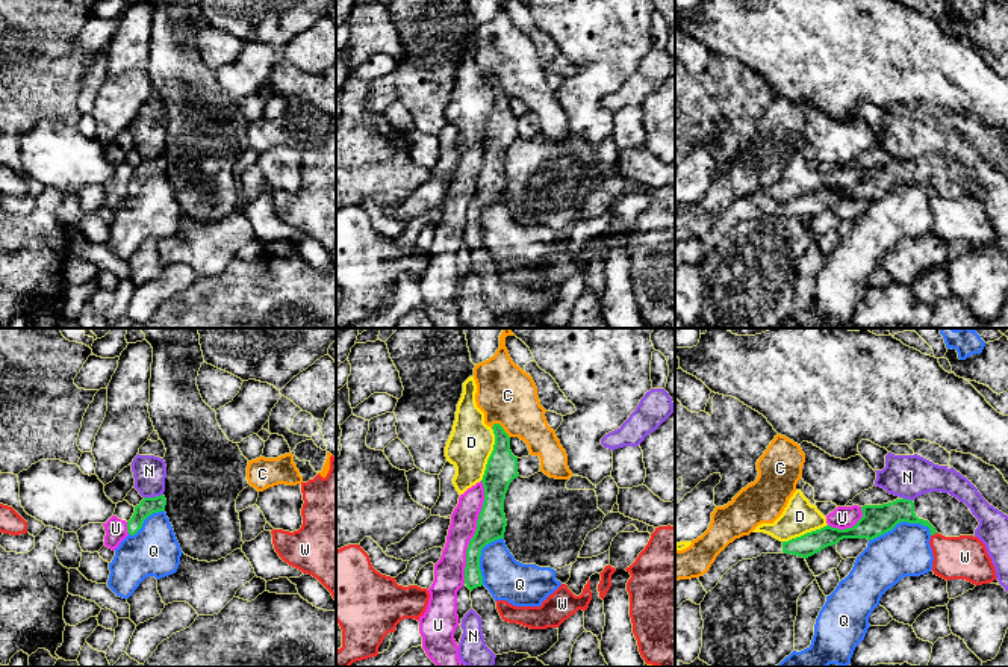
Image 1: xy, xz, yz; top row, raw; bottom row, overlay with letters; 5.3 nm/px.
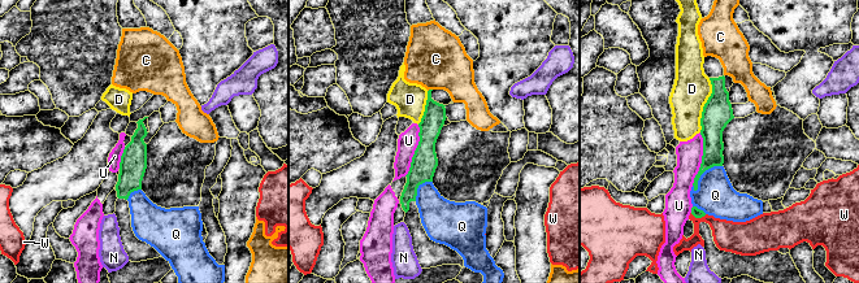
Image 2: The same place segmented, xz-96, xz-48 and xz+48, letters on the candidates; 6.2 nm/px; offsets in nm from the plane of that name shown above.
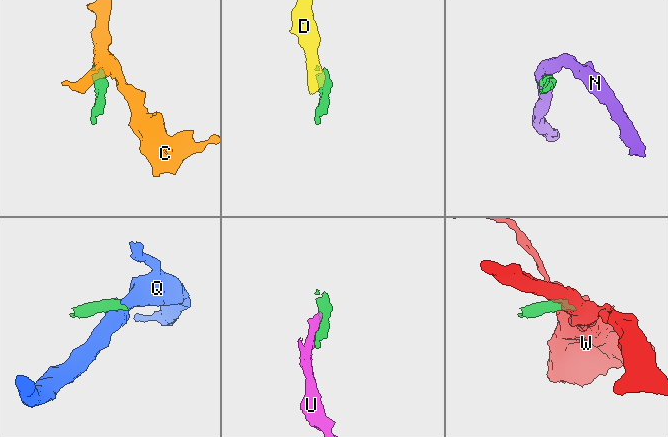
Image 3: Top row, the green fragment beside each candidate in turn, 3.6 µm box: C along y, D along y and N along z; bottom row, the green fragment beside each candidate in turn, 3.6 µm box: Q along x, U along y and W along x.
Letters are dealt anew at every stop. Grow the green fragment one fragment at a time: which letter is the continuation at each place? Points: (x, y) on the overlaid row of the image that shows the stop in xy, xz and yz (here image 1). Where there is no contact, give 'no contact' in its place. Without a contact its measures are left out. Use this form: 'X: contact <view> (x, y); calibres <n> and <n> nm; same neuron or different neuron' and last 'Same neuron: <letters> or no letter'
C: contact xz (503, 428); calibres 170 and 320 nm; different neuron
D: contact xz (491, 454); calibres 170 and 240 nm; different neuron
N: contact xy (153, 498); calibres 90 and 170 nm; different neuron
Q: contact yz (899, 522); calibres 160 and 260 nm; different neuron
U: contact xz (476, 533); calibres 160 and 160 nm; different neuron
W: contact yz (934, 533); calibres 130 and 240 nm; different neuron
Same neuron: no letter

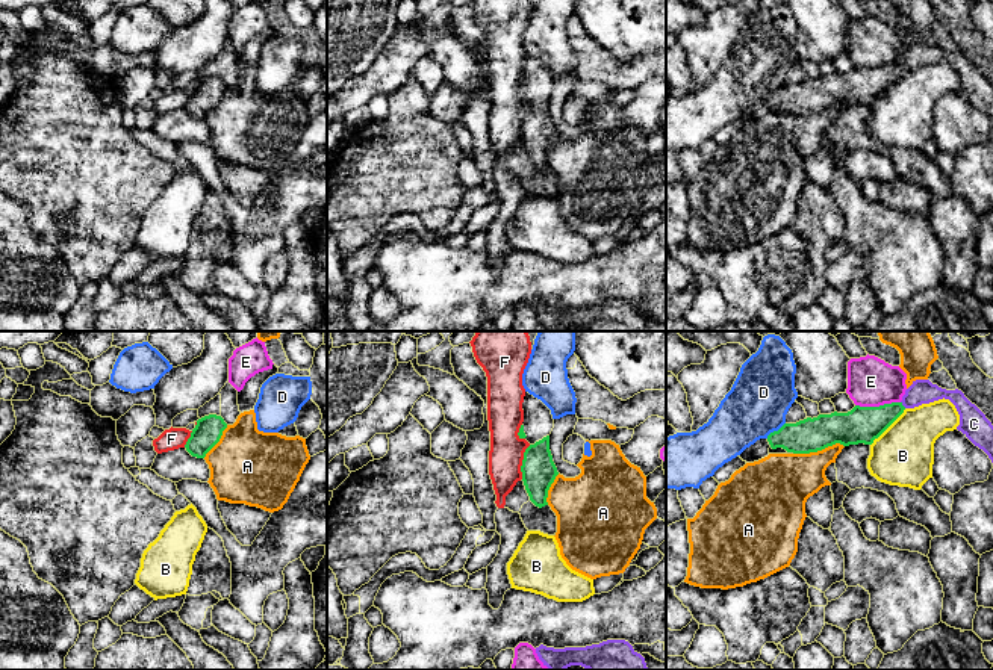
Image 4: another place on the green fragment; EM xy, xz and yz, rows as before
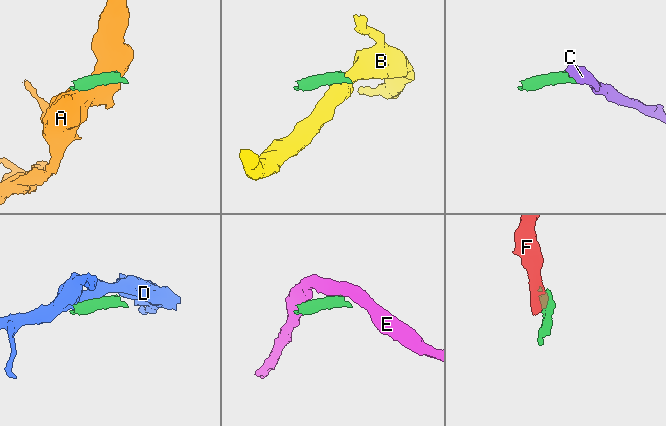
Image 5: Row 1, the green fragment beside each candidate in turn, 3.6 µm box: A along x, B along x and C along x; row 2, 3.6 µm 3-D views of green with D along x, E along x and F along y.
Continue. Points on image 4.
A: contact yz (818, 449); calibres 180 and 300 nm; different neuron
B: contact yz (887, 427); calibres 190 and 320 nm; different neuron
C: contact yz (901, 404); calibres 190 and 130 nm; same neuron
D: contact yz (775, 431); calibres 180 and 320 nm; different neuron
E: contact yz (877, 407); calibres 190 and 260 nm; different neuron
F: contact xz (522, 462); calibres 180 and 180 nm; different neuron
Same neuron: C

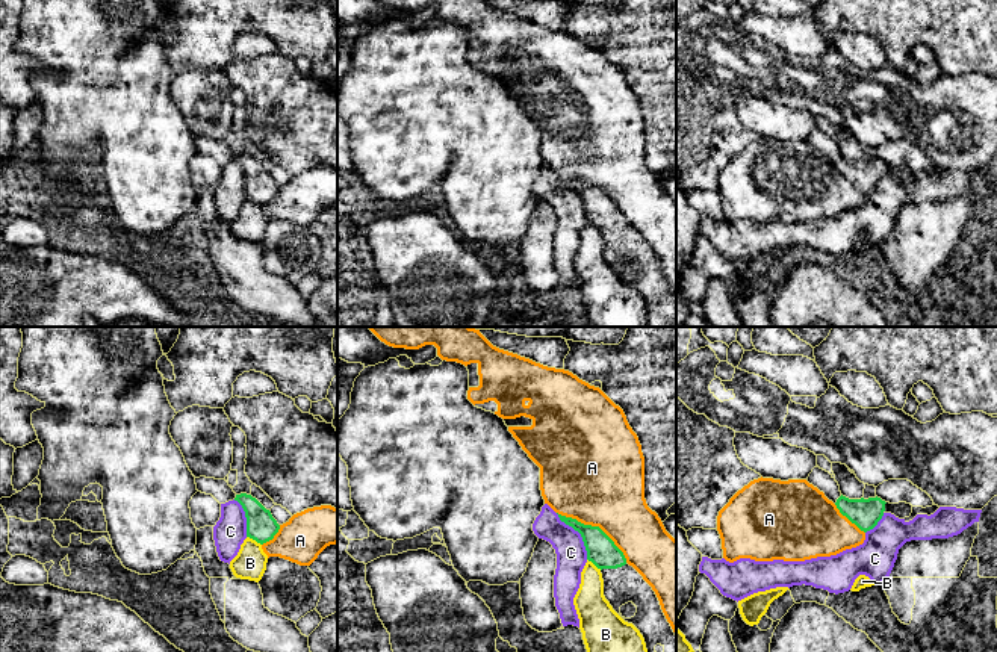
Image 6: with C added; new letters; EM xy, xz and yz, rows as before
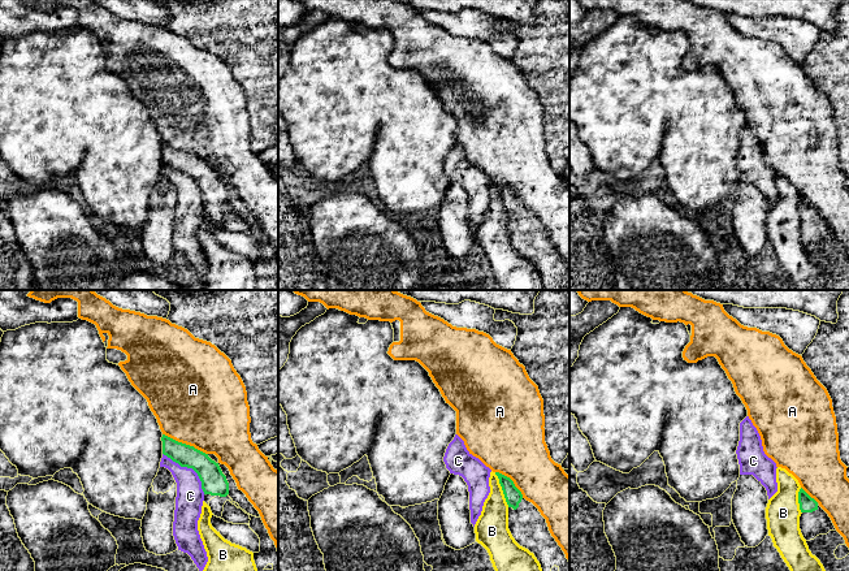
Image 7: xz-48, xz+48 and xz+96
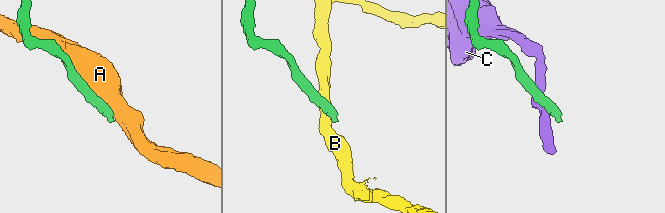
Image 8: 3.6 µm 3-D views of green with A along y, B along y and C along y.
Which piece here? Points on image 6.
A: contact xz (595, 527); calibres 160 and 480 nm; different neuron
B: contact xy (254, 539); calibres 160 and 170 nm; different neuron
C: contact xz (580, 533); calibres 160 and 160 nm; different neuron
Same neuron: no letter

